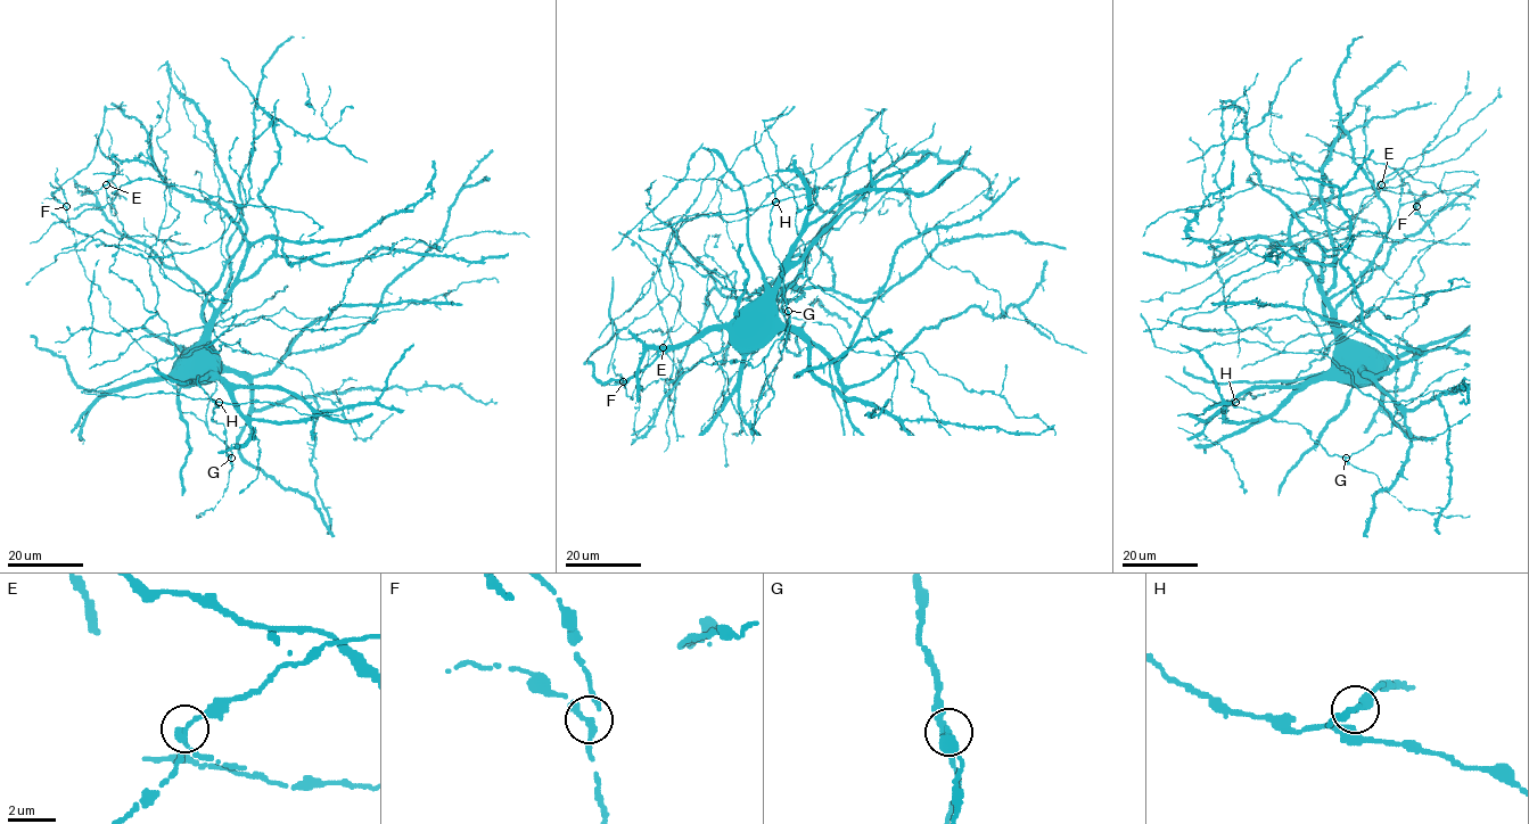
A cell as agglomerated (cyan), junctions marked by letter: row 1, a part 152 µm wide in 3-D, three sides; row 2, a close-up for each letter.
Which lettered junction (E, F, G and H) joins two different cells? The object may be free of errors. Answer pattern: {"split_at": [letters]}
{"split_at": ["E"]}

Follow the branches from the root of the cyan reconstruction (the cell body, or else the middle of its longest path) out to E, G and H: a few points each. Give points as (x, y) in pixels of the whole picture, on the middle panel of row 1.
E: (769, 299), (753, 326), (683, 375), (662, 401), (651, 427), (638, 436), (639, 380), (663, 347)
G: (769, 299), (819, 377), (892, 410), (868, 318), (639, 235), (775, 202), (788, 311)
H: (769, 299), (819, 377), (892, 410), (895, 353), (868, 318), (806, 277), (777, 307), (639, 236), (775, 202)

